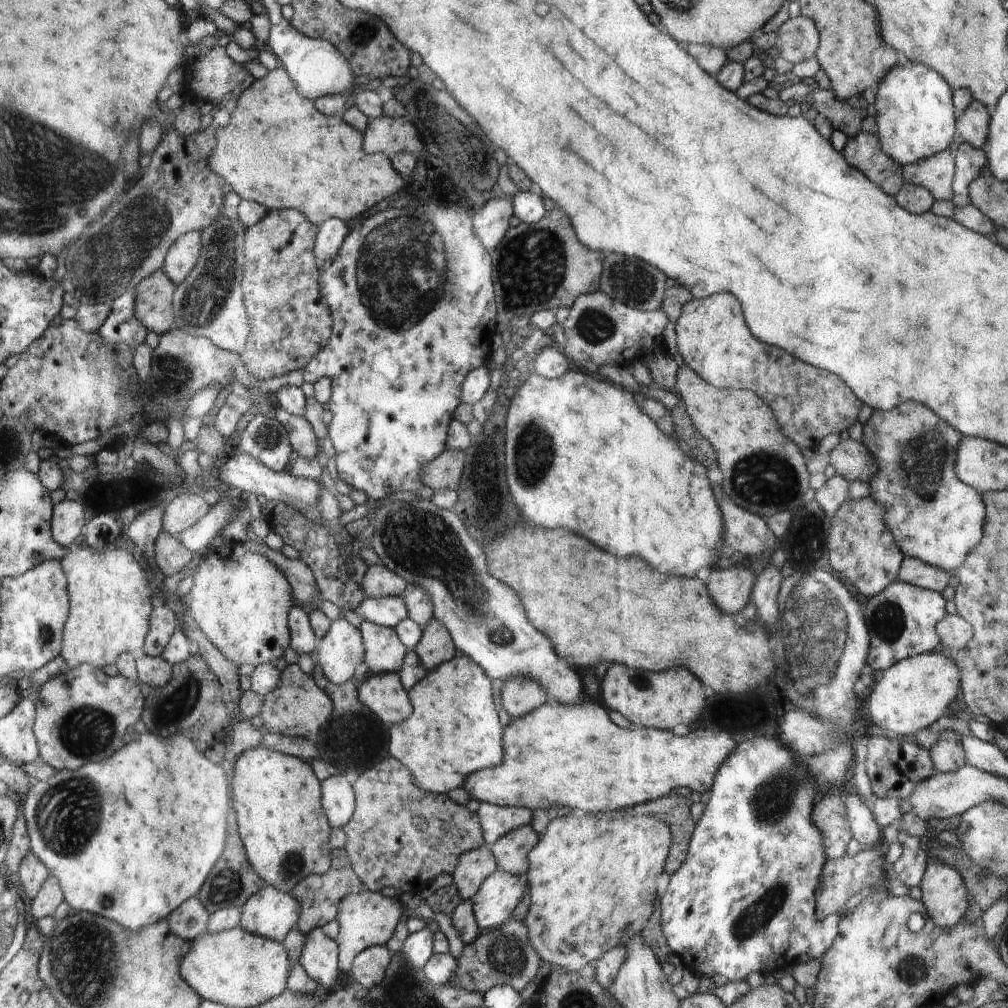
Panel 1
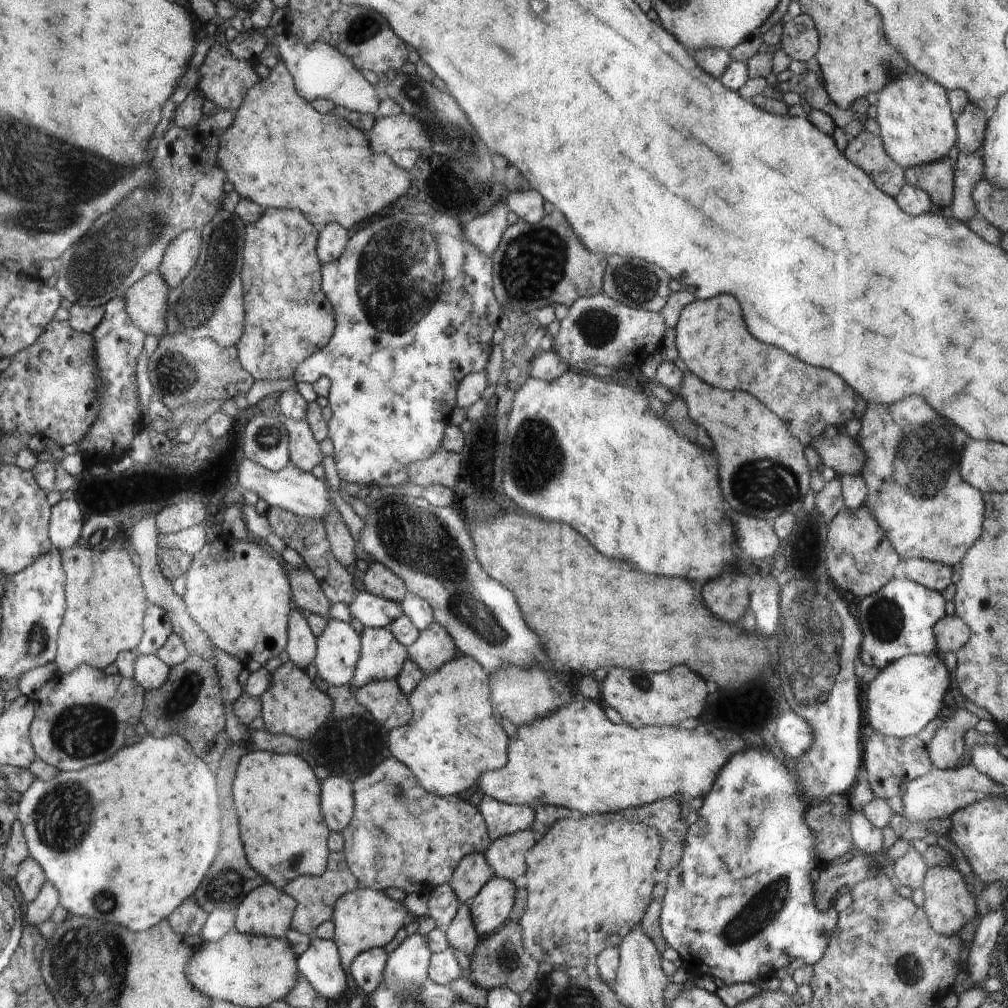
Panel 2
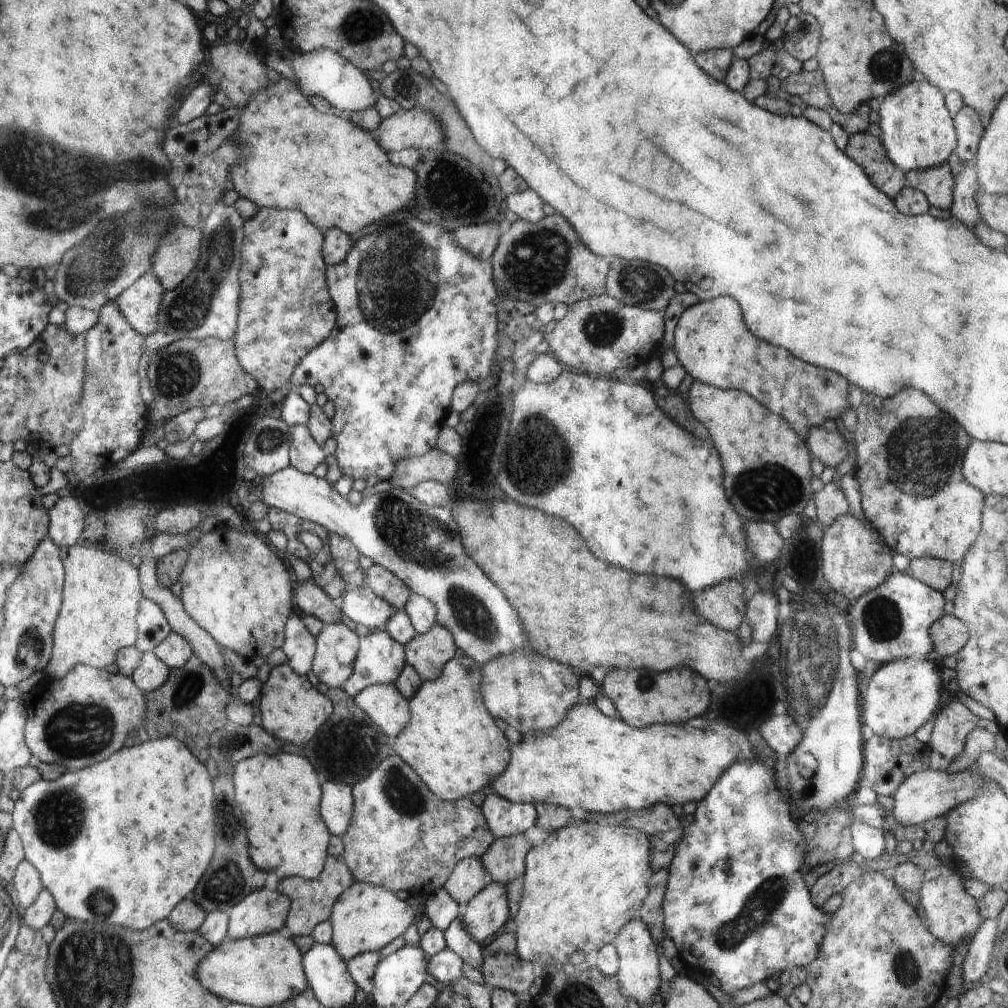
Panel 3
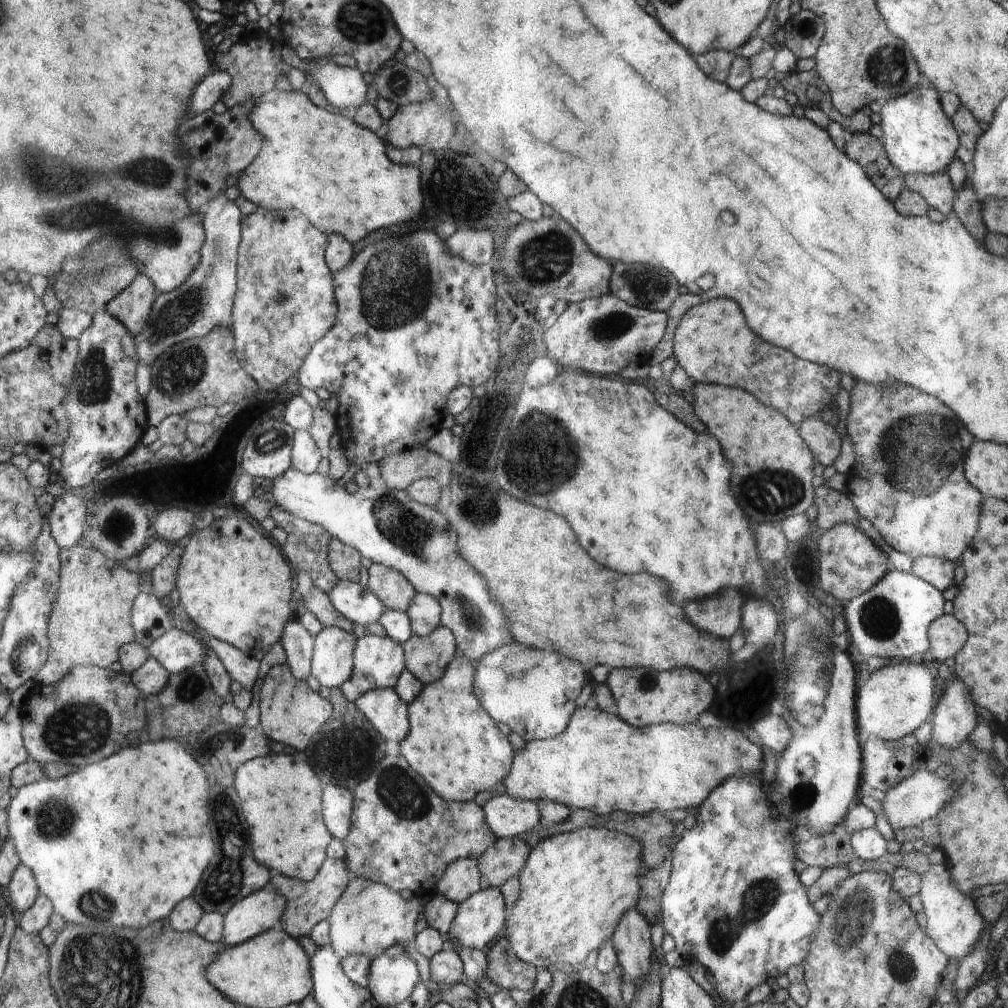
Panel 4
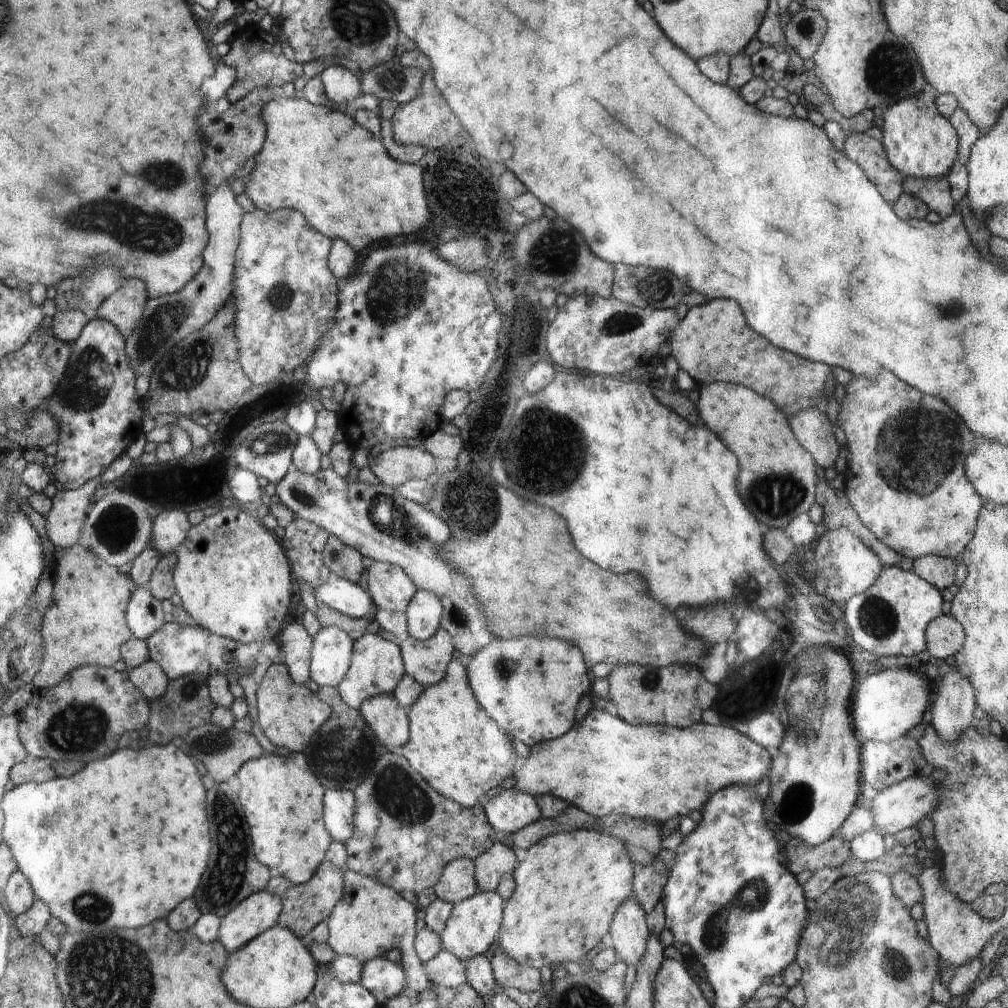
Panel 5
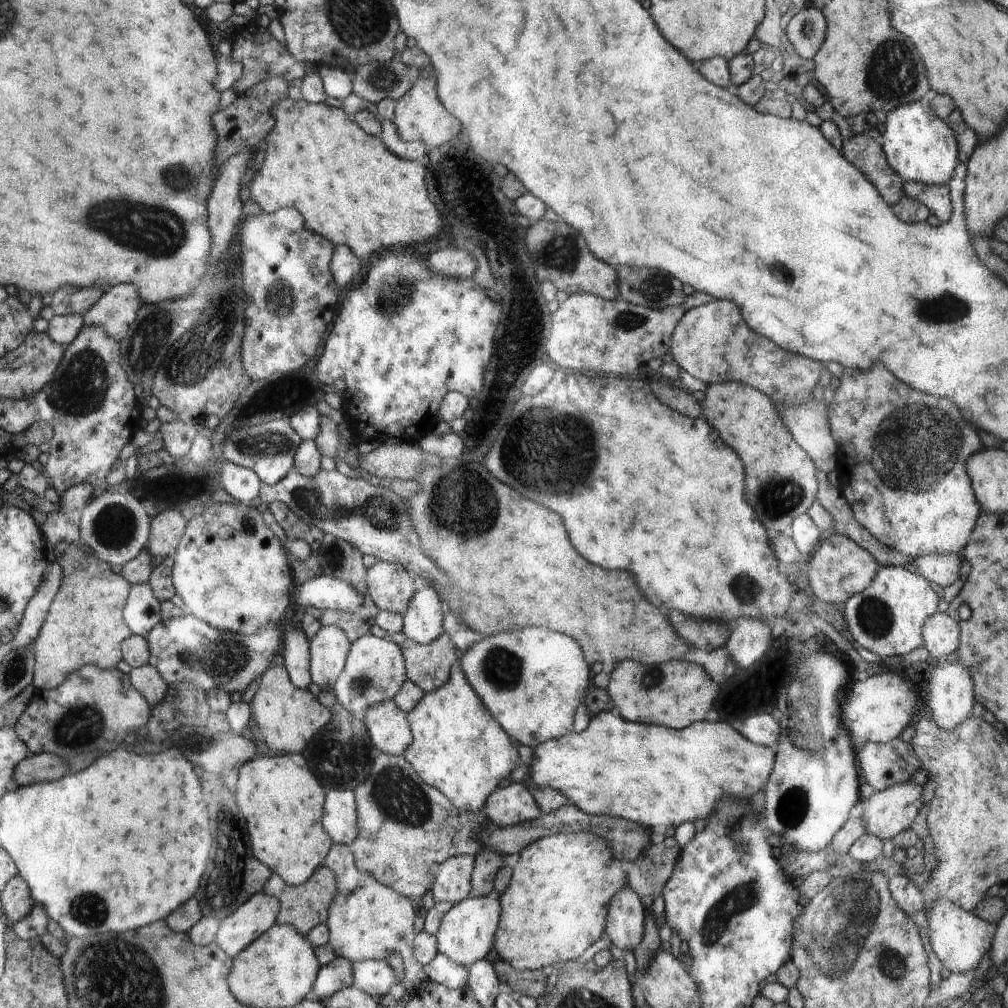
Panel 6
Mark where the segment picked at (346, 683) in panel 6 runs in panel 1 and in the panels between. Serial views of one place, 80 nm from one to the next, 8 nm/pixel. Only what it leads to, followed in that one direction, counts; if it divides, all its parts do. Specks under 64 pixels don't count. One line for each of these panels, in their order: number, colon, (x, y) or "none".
1: (385, 653)
2: (382, 655)
3: (380, 660)
4: (377, 662)
5: (376, 668)

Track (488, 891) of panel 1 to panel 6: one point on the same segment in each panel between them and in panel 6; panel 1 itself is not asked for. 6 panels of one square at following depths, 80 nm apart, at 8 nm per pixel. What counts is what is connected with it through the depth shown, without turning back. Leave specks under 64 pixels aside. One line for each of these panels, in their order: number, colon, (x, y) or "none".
2: (490, 907)
3: (486, 912)
4: (479, 919)
5: (473, 925)
6: (466, 934)

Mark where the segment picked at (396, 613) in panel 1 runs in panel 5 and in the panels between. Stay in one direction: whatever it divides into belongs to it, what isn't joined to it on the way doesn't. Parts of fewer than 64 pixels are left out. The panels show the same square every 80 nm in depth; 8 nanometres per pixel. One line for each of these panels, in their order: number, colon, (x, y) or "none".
2: (373, 611)
3: (362, 605)
4: (360, 605)
5: (341, 595)

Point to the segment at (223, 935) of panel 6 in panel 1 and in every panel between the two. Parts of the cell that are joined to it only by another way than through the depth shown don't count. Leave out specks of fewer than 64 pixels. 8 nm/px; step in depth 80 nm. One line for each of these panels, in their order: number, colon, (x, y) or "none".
1: (271, 913)
2: (268, 910)
3: (264, 911)
4: (258, 912)
5: (247, 921)

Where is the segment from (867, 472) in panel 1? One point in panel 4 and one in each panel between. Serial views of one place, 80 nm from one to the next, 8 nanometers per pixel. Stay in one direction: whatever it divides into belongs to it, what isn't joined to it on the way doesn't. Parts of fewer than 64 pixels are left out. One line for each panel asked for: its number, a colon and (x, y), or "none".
2: (839, 451)
3: (827, 443)
4: (820, 437)

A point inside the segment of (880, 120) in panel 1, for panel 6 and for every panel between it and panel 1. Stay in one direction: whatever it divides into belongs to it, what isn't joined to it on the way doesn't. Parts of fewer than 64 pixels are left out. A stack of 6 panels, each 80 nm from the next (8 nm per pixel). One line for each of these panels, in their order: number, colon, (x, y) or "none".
2: (917, 127)
3: (918, 133)
4: (919, 138)
5: (919, 142)
6: (921, 147)

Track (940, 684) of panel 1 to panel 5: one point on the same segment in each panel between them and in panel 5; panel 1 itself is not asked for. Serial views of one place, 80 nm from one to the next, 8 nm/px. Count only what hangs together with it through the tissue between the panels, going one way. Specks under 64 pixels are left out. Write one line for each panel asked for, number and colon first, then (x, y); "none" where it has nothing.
2: (904, 697)
3: (901, 696)
4: (895, 700)
5: (884, 707)

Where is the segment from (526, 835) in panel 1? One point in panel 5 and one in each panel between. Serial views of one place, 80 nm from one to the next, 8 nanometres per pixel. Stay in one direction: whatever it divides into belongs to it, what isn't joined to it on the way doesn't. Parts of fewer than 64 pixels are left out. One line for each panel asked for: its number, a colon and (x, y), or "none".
2: (506, 855)
3: (504, 861)
4: (504, 860)
5: (491, 867)

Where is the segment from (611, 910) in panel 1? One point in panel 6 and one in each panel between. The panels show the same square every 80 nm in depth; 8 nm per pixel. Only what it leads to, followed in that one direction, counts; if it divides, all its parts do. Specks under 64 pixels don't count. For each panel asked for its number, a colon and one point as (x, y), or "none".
2: (589, 881)
3: (584, 883)
4: (574, 889)
5: (568, 890)
6: (554, 907)

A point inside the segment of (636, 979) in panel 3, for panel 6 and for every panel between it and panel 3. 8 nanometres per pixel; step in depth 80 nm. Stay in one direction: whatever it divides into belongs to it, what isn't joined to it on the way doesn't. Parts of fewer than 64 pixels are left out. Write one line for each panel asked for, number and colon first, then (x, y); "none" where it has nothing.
4: (631, 939)
5: (628, 938)
6: (624, 926)

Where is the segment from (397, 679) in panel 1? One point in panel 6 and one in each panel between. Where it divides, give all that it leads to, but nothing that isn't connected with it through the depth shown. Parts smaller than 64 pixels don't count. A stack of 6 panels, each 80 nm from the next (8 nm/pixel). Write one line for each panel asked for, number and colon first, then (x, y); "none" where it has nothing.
2: (384, 699)
3: (389, 708)
4: (388, 713)
5: (390, 723)
6: (388, 725)

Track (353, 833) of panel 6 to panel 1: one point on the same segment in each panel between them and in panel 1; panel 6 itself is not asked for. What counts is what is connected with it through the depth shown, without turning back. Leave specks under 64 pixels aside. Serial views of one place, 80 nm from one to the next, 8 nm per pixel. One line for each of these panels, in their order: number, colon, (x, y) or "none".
1: (337, 794)
2: (337, 798)
3: (337, 804)
4: (339, 801)
5: (339, 804)

